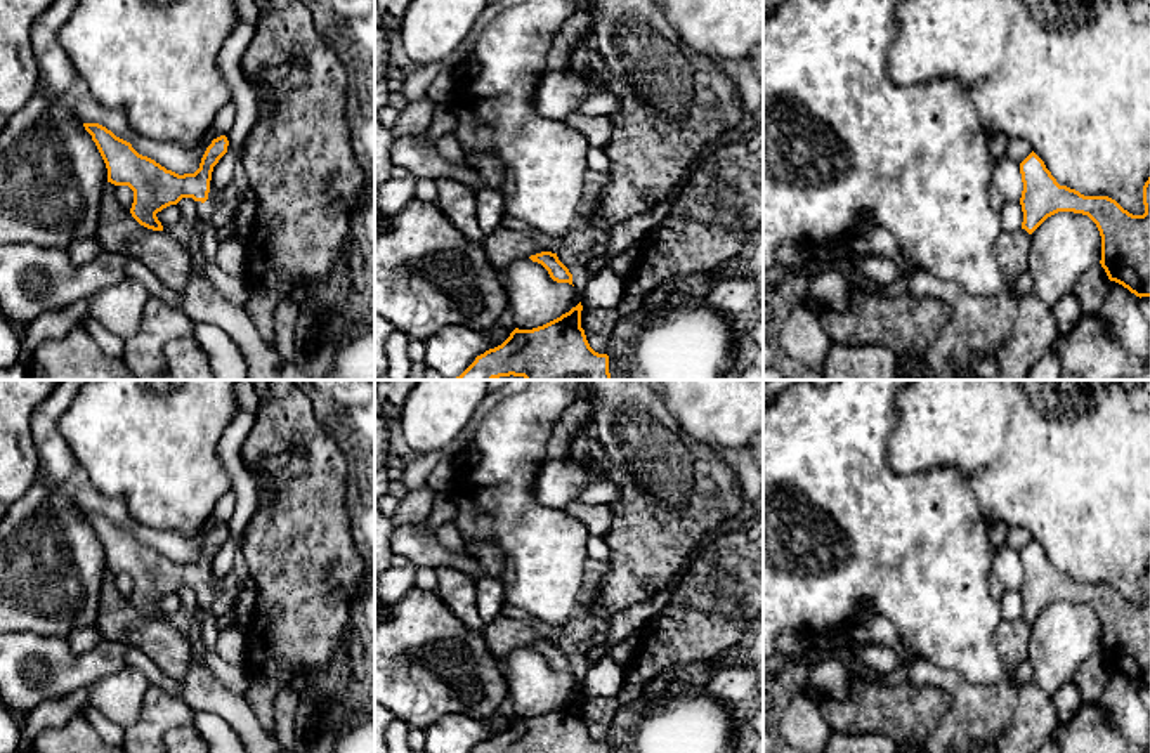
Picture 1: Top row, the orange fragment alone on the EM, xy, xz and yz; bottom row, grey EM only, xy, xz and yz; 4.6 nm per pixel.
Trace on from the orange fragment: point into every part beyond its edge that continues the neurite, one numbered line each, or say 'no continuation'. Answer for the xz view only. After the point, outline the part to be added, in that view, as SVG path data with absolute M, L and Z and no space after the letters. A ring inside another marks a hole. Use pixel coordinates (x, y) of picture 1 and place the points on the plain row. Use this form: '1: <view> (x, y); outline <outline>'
no continuation

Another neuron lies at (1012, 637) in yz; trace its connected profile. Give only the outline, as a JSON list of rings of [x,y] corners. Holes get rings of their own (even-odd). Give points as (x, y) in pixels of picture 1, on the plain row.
[[[1018,618],[1015,621],[1001,621],[996,633],[996,644],[1006,666],[1011,671],[1015,671],[1020,661],[1029,658],[1029,637],[1030,623],[1025,618]]]

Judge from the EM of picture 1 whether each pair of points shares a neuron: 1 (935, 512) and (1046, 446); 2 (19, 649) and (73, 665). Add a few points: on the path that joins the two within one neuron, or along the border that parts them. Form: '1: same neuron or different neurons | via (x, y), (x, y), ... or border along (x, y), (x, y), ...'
1: different neurons | border along (940, 465), (954, 465), (961, 472), (989, 521)
2: same neuron | via (33, 663), (59, 665)

